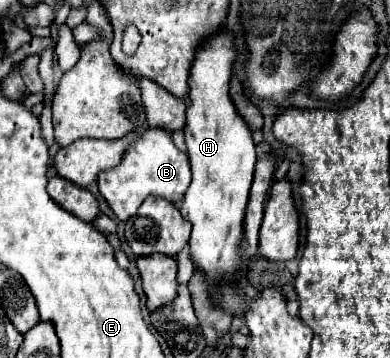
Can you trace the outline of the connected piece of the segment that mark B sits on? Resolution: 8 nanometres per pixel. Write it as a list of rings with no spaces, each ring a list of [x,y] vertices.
[[[148,127],[144,133],[140,133],[138,139],[128,145],[126,153],[122,155],[122,161],[116,167],[106,169],[98,175],[98,191],[120,221],[132,217],[148,195],[156,195],[172,203],[180,201],[188,189],[188,183],[190,161],[186,153],[176,149],[170,133],[162,127]]]

